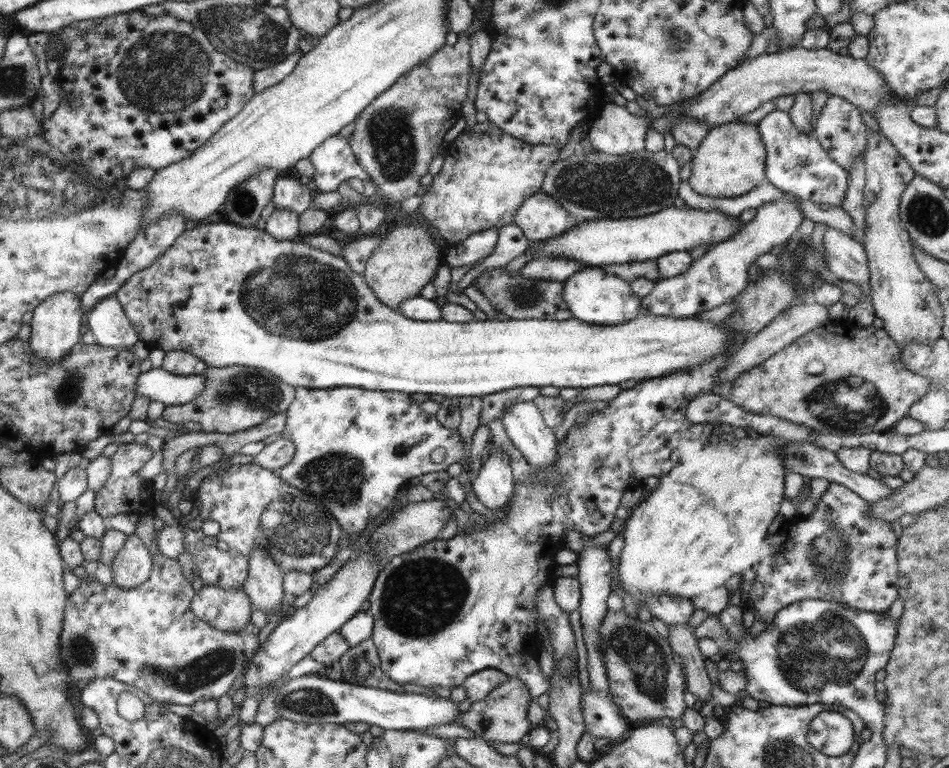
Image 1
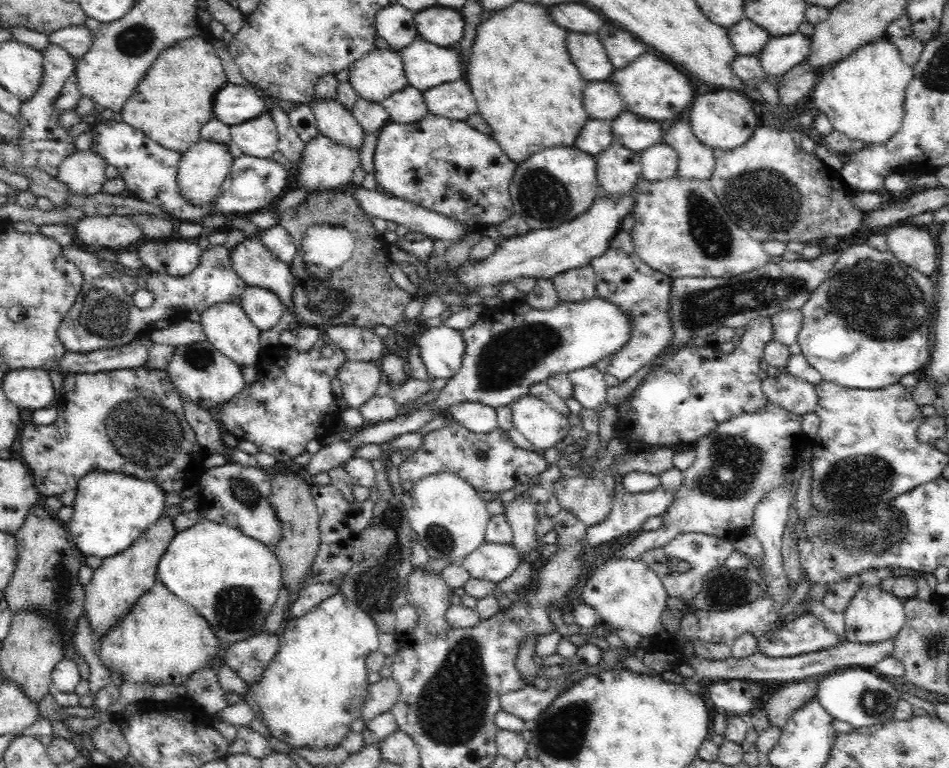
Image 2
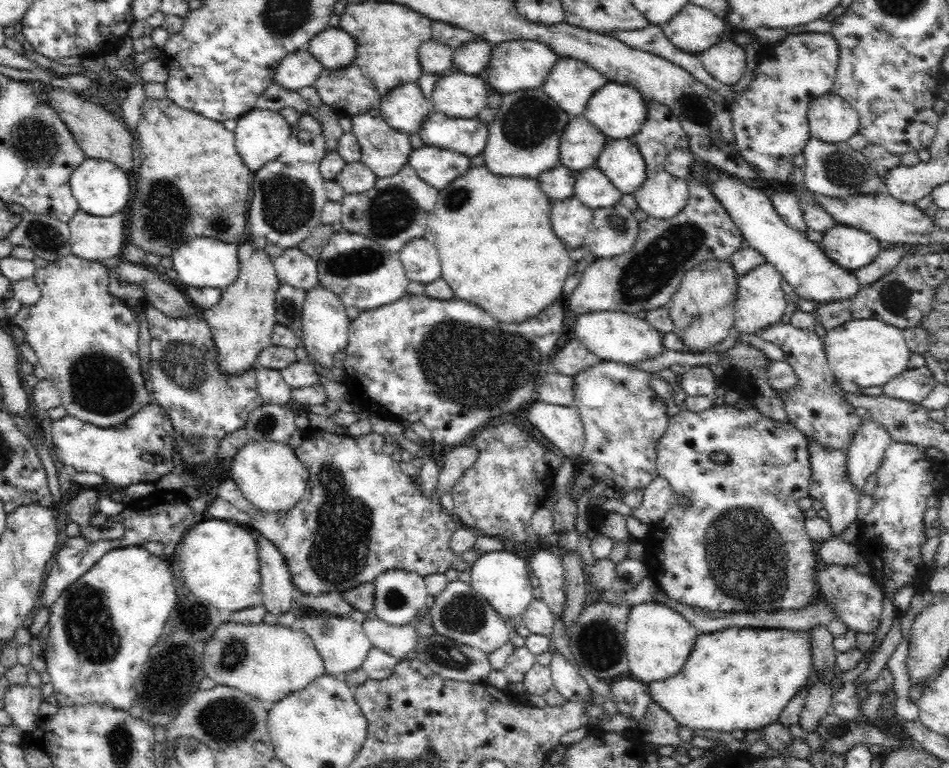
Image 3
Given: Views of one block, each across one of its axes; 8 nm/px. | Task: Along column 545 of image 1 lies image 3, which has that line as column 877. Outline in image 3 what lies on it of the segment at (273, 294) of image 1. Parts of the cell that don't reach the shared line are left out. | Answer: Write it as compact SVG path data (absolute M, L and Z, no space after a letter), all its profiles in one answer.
M874 318L846 322L830 330L824 338L824 346L832 374L844 382L858 384L862 390L870 386L884 386L902 372L906 372L908 360L912 356L912 352L906 348L902 330Z

